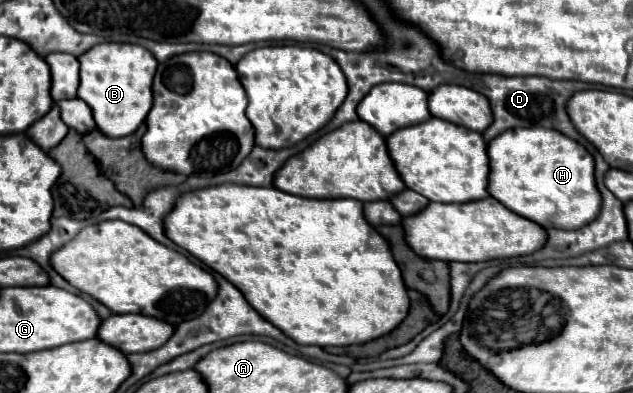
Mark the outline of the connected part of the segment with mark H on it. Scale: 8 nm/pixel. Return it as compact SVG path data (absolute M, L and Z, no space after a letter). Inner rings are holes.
M543 127L533 129L513 129L497 135L489 143L489 165L493 171L489 171L489 195L495 197L499 203L503 203L509 211L549 229L549 227L561 227L561 229L577 229L585 223L591 223L601 207L601 195L595 187L593 179L593 157L587 153L583 145L577 141Z

